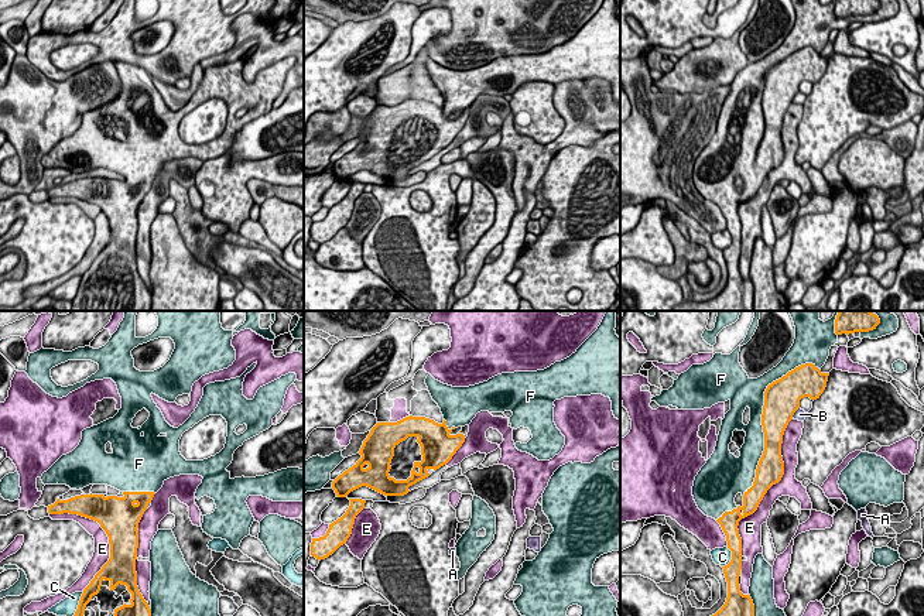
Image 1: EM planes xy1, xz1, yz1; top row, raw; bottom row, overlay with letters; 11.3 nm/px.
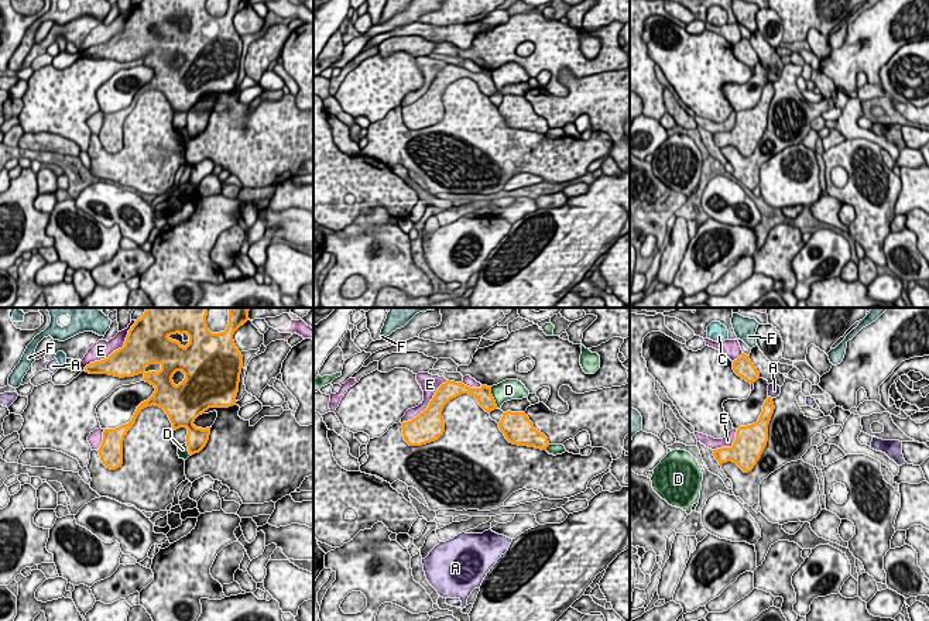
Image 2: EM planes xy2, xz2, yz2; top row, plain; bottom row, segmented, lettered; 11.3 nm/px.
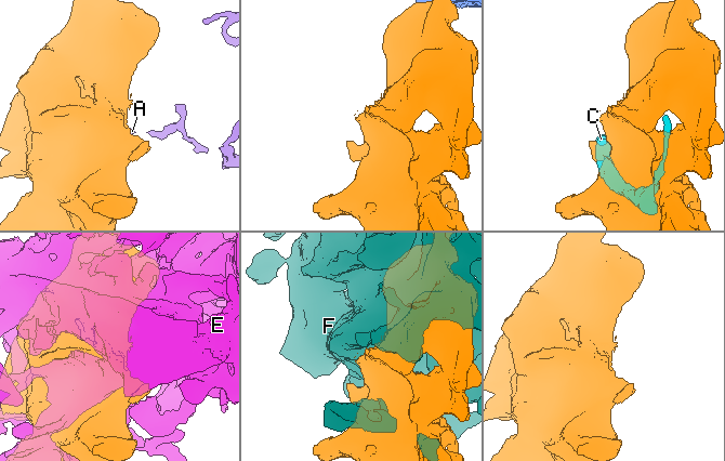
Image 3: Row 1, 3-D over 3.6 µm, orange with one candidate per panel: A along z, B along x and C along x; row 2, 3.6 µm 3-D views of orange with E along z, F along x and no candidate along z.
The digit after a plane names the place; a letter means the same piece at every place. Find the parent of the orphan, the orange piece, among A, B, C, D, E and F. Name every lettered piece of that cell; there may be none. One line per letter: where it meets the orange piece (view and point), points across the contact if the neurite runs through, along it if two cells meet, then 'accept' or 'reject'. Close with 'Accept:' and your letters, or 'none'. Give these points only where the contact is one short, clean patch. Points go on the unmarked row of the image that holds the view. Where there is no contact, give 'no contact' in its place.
A: meets orange in yz2 at (770, 81); reject
B: meets orange in yz1 at (794, 95); reject
C: meets orange in xy1 at (78, 288); reject
D: meets orange in xz2 at (492, 81); reject
E: meets orange in yz1 at (769, 171); reject
F: meets orange in yz1 at (762, 101); accept
Accept: F

